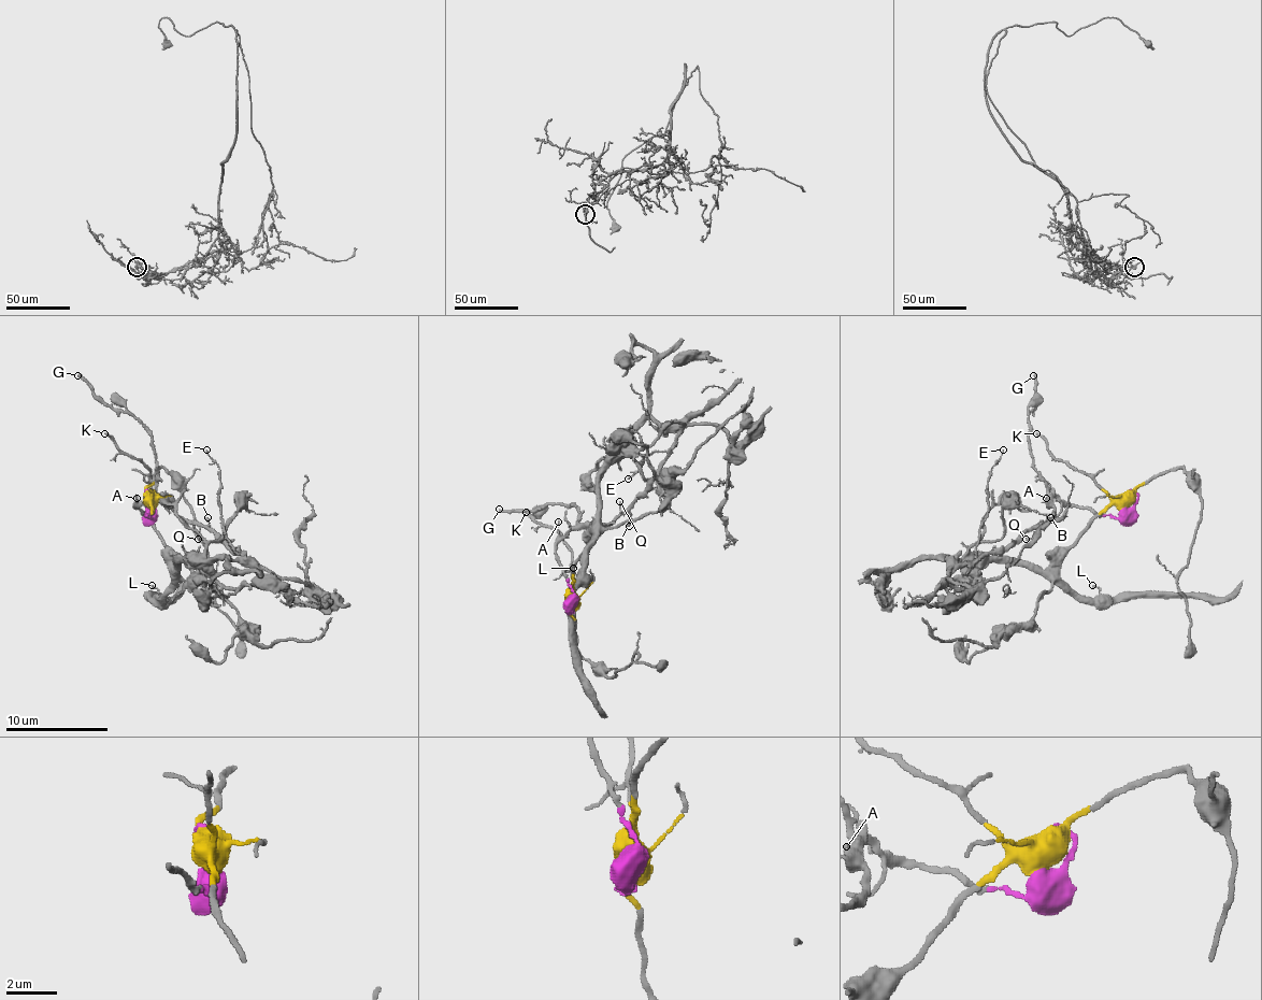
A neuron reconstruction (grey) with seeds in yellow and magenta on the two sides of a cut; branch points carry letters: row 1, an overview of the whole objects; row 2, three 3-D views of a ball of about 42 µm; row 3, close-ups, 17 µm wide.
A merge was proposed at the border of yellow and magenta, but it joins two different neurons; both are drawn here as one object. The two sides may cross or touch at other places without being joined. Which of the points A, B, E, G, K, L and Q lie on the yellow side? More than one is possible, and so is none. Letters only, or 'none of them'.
K, L

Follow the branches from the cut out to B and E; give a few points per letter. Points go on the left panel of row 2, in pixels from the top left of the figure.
B: (151, 508), (153, 513), (147, 515), (134, 505), (158, 495), (181, 515), (204, 526), (210, 524), (206, 518)
E: (151, 508), (147, 515), (134, 505), (158, 495), (245, 557), (225, 533), (219, 467), (206, 448)

